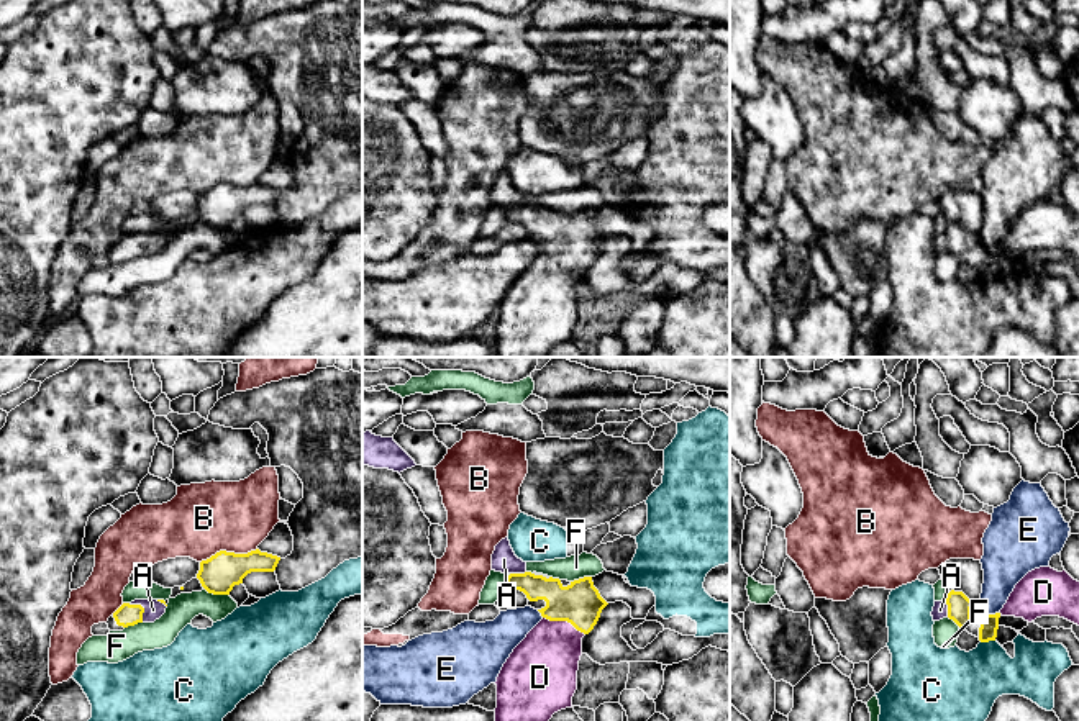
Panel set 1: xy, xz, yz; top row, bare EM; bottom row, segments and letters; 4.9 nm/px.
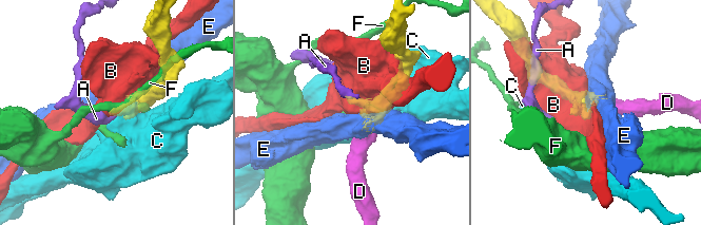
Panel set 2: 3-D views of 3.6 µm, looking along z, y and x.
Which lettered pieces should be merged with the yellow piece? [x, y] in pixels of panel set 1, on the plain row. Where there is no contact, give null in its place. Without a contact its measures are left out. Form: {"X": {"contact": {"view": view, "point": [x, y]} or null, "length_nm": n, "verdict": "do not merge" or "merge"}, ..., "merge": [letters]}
{"A": {"contact": {"view": "xy", "point": [143, 241]}, "length_nm": 120, "verdict": "merge"}, "B": {"contact": {"view": "xy", "point": [228, 185]}, "length_nm": 280, "verdict": "do not merge"}, "C": {"contact": {"view": "yz", "point": [987, 274]}, "length_nm": 70, "verdict": "do not merge"}, "D": {"contact": {"view": "xz", "point": [564, 253]}, "length_nm": 220, "verdict": "merge"}, "E": {"contact": {"view": "yz", "point": [991, 248]}, "length_nm": 90, "verdict": "do not merge"}, "F": {"contact": {"view": "xy", "point": [217, 226]}, "length_nm": 120, "verdict": "do not merge"}, "merge": ["A", "D"]}

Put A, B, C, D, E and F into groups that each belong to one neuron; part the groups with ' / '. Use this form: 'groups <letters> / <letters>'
groups A D / B / C / E / F

